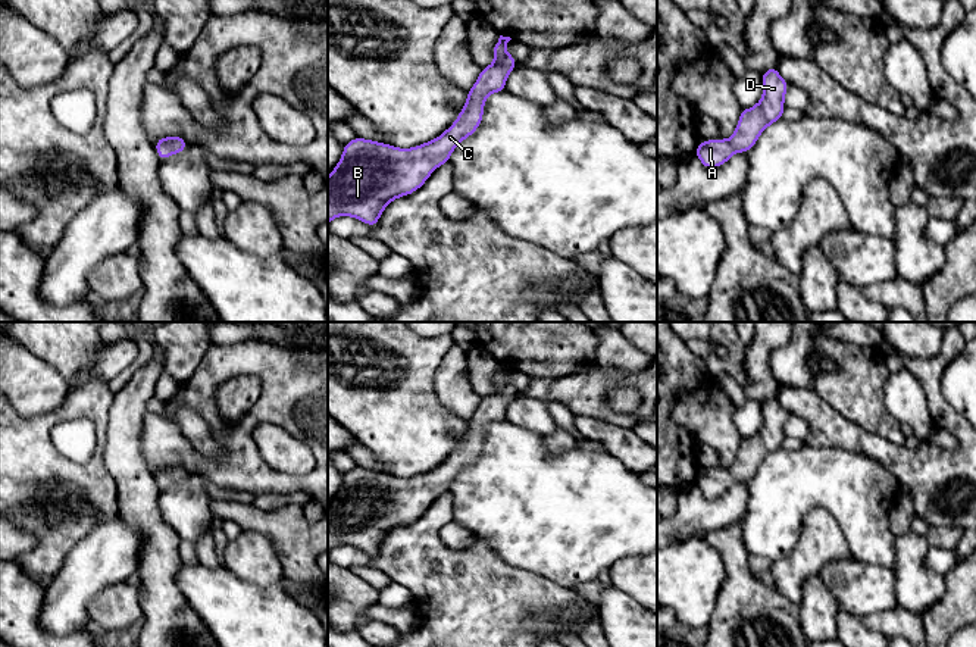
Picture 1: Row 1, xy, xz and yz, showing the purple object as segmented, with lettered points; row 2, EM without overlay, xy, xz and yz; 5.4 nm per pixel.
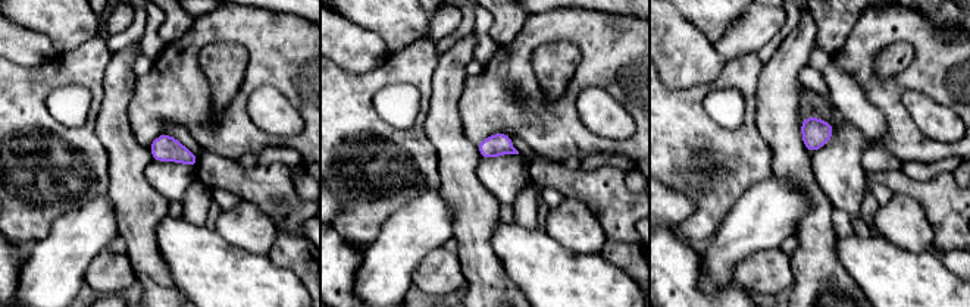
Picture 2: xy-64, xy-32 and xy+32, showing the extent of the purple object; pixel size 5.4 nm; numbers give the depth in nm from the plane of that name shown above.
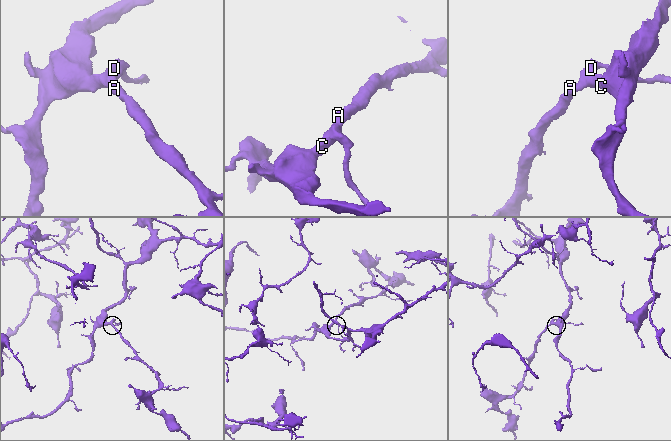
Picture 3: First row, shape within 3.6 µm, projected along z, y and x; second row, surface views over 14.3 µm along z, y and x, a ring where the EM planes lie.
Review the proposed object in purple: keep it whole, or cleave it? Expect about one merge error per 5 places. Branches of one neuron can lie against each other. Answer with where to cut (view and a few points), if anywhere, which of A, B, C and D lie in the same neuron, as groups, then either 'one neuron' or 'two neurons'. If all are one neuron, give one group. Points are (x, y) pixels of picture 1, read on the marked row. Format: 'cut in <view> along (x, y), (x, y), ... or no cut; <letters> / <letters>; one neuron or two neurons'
no cut; A B C D; one neuron

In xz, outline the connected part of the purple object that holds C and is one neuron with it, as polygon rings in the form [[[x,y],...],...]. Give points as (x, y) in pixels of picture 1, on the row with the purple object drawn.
[[[500,35],[492,49],[494,63],[481,69],[457,119],[439,137],[412,149],[398,149],[360,137],[344,144],[342,156],[328,176],[328,226],[337,216],[351,216],[375,228],[392,200],[417,191],[438,166],[450,160],[453,150],[479,128],[487,97],[506,91],[507,76],[517,66],[517,60],[506,51],[510,40]]]

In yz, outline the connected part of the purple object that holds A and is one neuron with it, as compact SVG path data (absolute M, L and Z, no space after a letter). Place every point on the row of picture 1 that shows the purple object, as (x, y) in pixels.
M776 66L761 75L763 97L751 109L741 109L738 125L729 140L706 140L695 149L695 156L706 169L725 165L731 156L750 151L761 132L776 121L782 119L783 97L789 84L779 75Z

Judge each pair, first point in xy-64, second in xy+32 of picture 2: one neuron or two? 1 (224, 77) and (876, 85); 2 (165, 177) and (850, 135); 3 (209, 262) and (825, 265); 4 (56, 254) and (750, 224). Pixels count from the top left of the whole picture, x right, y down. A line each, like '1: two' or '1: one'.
1: two
2: one
3: two
4: one

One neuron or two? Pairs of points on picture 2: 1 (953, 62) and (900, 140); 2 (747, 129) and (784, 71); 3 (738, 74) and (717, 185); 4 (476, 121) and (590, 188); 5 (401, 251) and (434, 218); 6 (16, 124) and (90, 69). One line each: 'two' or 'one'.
1: one
2: two
3: one
4: two
5: one
6: one

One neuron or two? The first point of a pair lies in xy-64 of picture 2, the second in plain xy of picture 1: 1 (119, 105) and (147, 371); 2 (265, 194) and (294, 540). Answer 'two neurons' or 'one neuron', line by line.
1: one neuron
2: one neuron

